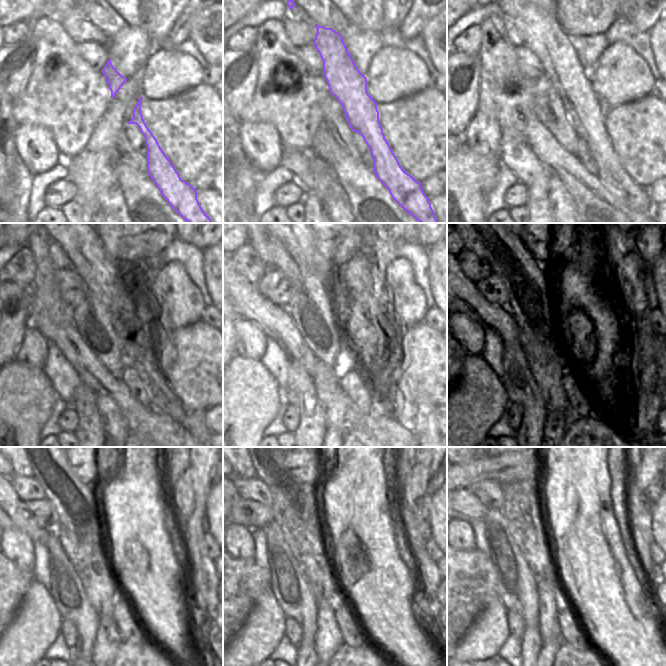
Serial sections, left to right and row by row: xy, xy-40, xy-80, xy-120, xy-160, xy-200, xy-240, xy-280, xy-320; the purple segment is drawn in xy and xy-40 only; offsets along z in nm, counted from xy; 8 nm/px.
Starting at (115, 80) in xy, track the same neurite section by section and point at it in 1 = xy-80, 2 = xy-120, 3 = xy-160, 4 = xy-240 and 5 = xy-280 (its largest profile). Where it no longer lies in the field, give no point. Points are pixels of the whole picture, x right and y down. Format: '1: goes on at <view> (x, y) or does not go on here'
1: goes on at xy-80 (542, 34)
2: goes on at xy-120 (106, 280)
3: goes on at xy-160 (322, 277)
4: goes on at xy-240 (89, 492)
5: goes on at xy-280 (311, 489)

